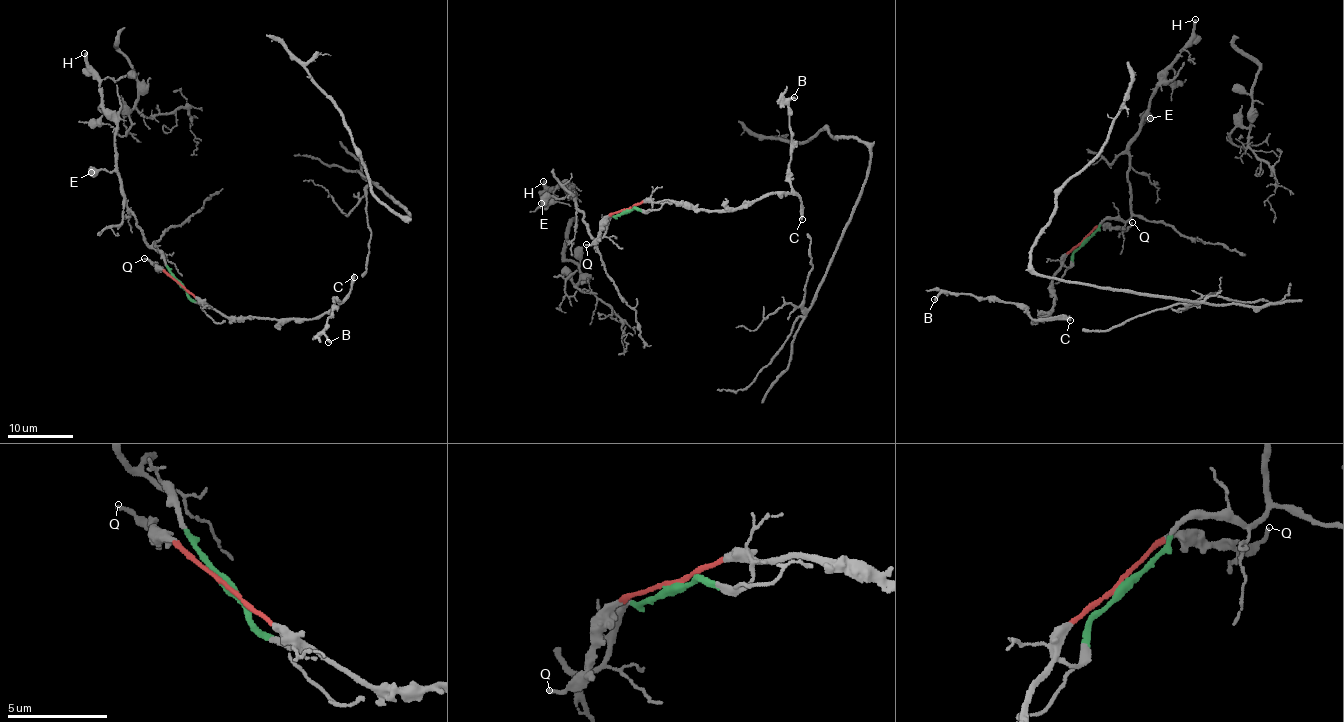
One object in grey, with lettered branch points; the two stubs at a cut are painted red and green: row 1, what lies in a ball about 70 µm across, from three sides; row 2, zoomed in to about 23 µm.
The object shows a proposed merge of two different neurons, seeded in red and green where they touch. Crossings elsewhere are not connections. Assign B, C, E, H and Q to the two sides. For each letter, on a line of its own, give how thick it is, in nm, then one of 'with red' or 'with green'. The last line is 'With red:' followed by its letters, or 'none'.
B: calibre 190 nm; with red
C: calibre 360 nm; with red
E: calibre 750 nm; with green
H: calibre 380 nm; with green
Q: calibre 200 nm; with red
With red: B, C, Q

